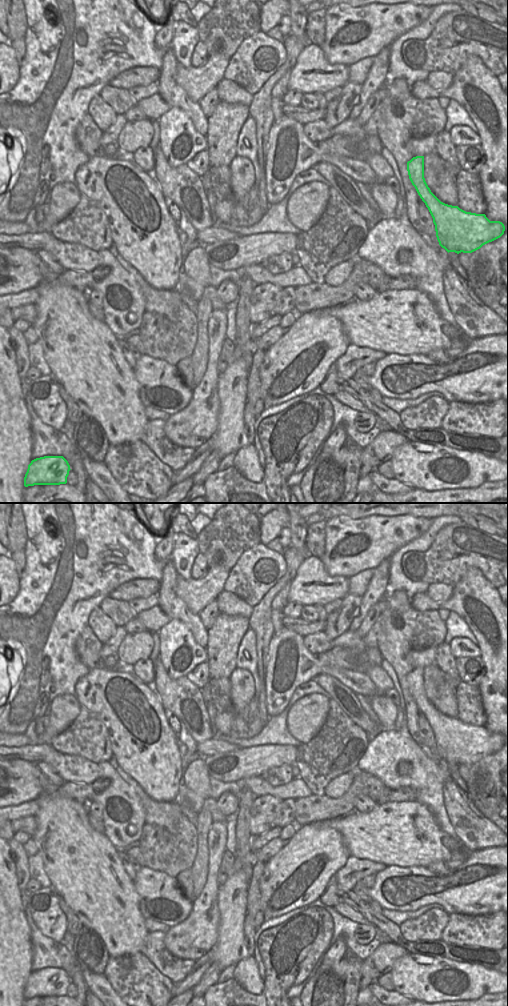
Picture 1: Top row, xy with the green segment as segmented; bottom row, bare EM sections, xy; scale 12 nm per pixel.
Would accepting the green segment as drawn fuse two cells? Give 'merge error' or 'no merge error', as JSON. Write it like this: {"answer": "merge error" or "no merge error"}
{"answer": "no merge error"}

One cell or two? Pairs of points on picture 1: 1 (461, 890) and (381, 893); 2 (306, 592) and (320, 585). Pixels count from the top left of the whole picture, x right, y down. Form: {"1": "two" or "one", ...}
{"1": "one", "2": "one"}

